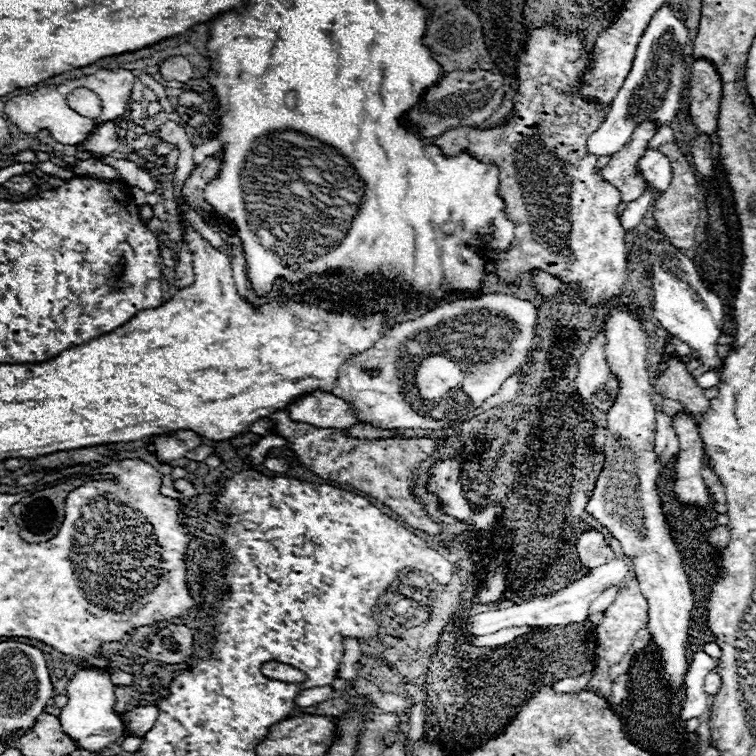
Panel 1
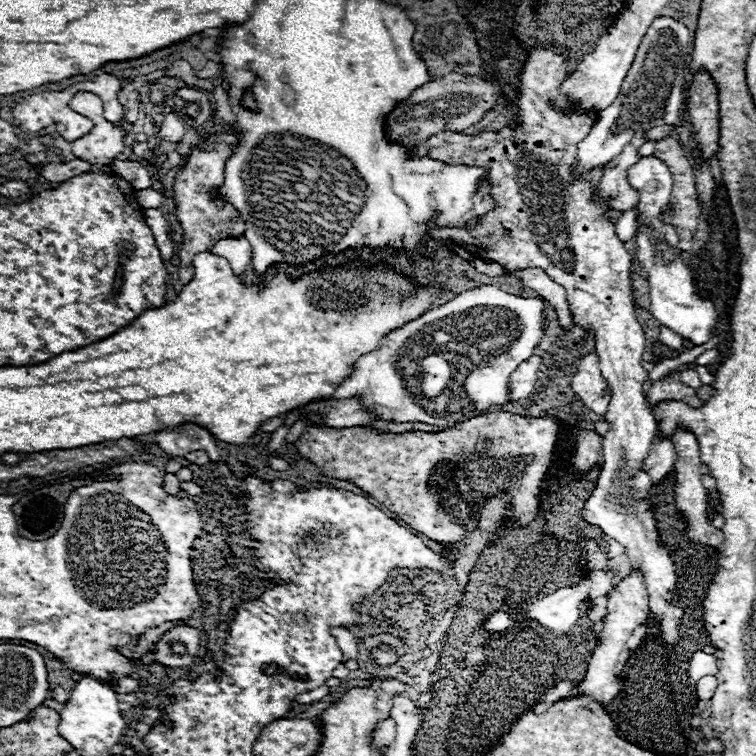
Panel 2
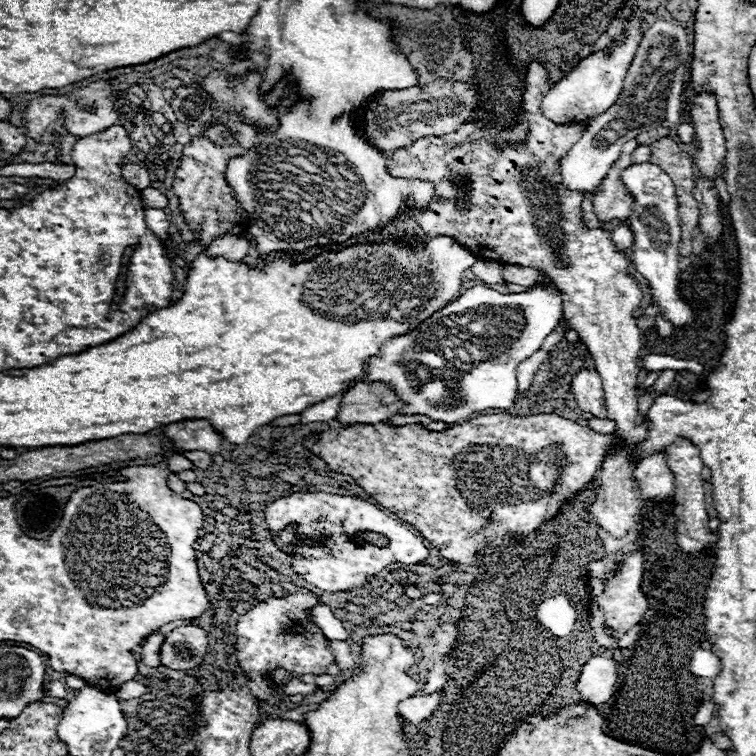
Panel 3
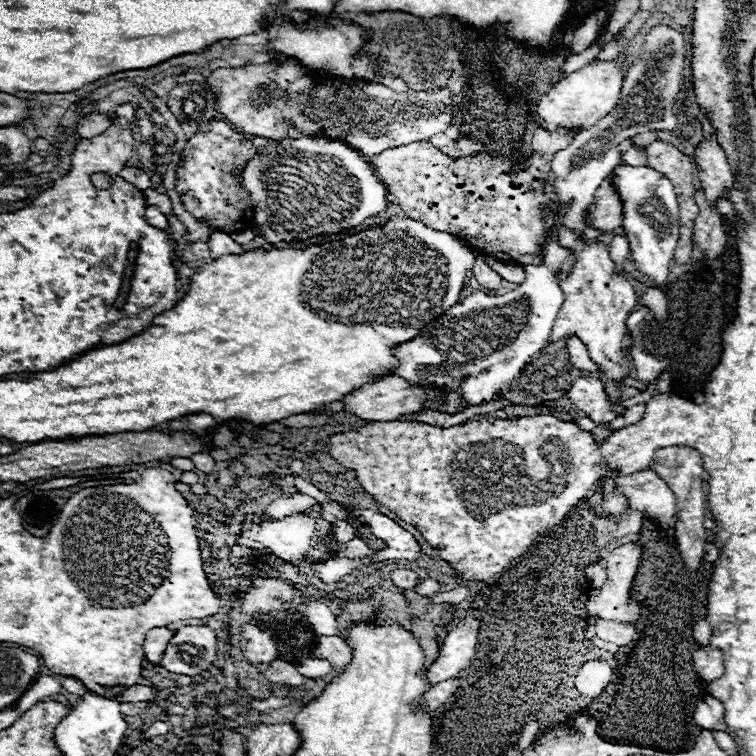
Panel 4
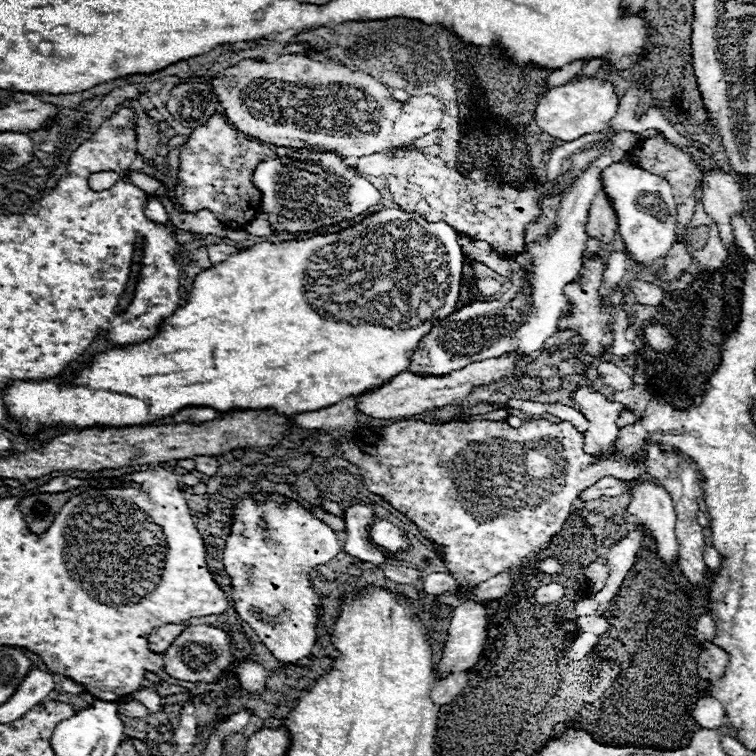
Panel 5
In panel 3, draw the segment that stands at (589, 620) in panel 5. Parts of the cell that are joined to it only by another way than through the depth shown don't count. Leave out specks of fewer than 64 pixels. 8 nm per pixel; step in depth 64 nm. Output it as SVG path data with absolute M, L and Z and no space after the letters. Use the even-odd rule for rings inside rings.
M639 625L632 627L627 633L619 637L618 644L621 648L630 648L640 638L641 628Z

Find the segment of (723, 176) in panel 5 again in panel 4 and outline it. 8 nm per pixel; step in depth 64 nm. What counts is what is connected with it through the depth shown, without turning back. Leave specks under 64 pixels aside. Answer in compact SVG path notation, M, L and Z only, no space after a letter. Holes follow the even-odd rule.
M700 112L696 120L702 126L702 134L704 134L704 138L700 140L694 152L694 162L698 166L698 180L706 198L716 204L716 200L722 194L728 194L728 188L732 186L732 172L708 116Z

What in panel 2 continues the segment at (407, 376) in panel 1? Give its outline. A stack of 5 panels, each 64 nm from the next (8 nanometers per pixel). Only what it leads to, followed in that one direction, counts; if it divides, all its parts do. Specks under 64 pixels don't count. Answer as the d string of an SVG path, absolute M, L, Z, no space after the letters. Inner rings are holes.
M480 286L462 292L450 302L432 308L406 326L386 334L376 350L358 358L350 378L346 378L338 390L334 390L332 398L360 396L362 406L370 412L376 412L380 420L424 422L442 426L446 430L448 424L470 420L490 406L508 402L508 376L520 366L520 362L532 356L532 350L538 346L544 328L546 324L542 316L542 300L506 294L494 286Z

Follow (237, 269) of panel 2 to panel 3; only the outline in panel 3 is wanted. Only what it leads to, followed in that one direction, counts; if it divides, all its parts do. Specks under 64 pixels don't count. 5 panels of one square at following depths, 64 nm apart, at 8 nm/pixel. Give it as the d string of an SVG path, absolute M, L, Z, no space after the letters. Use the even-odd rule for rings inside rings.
M220 236L208 246L210 256L222 256L232 262L242 262L250 252L250 242L244 242L244 238L236 236Z

